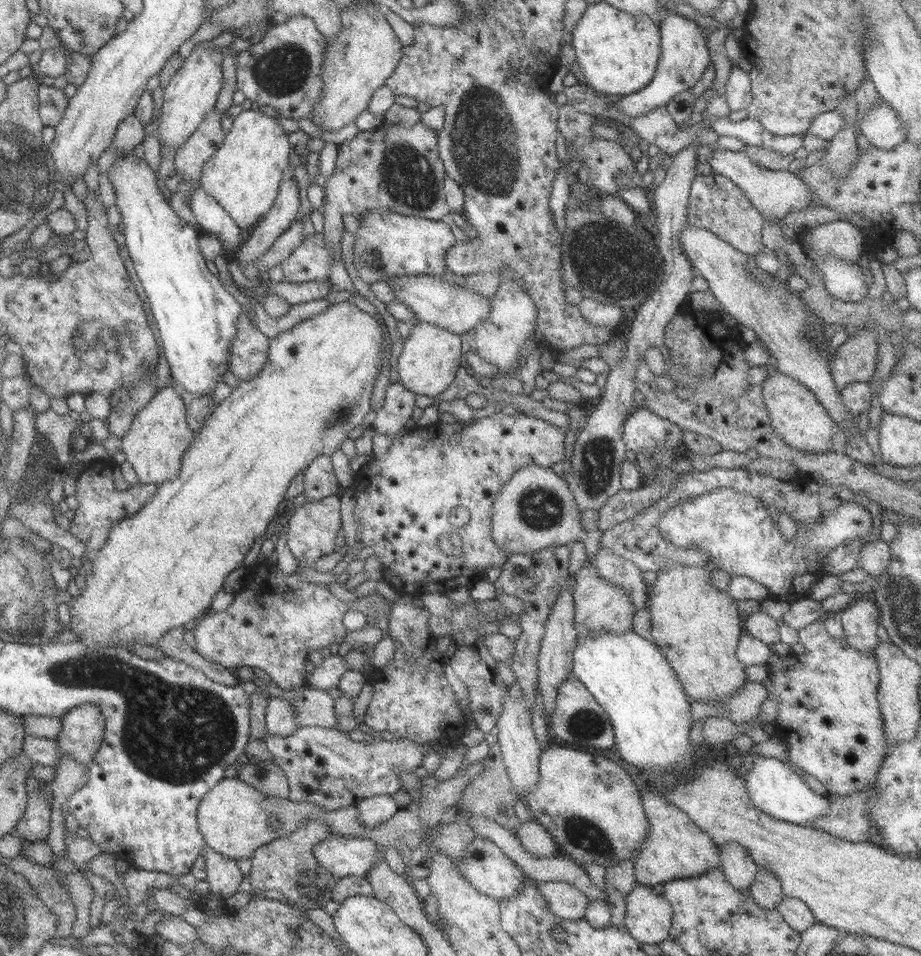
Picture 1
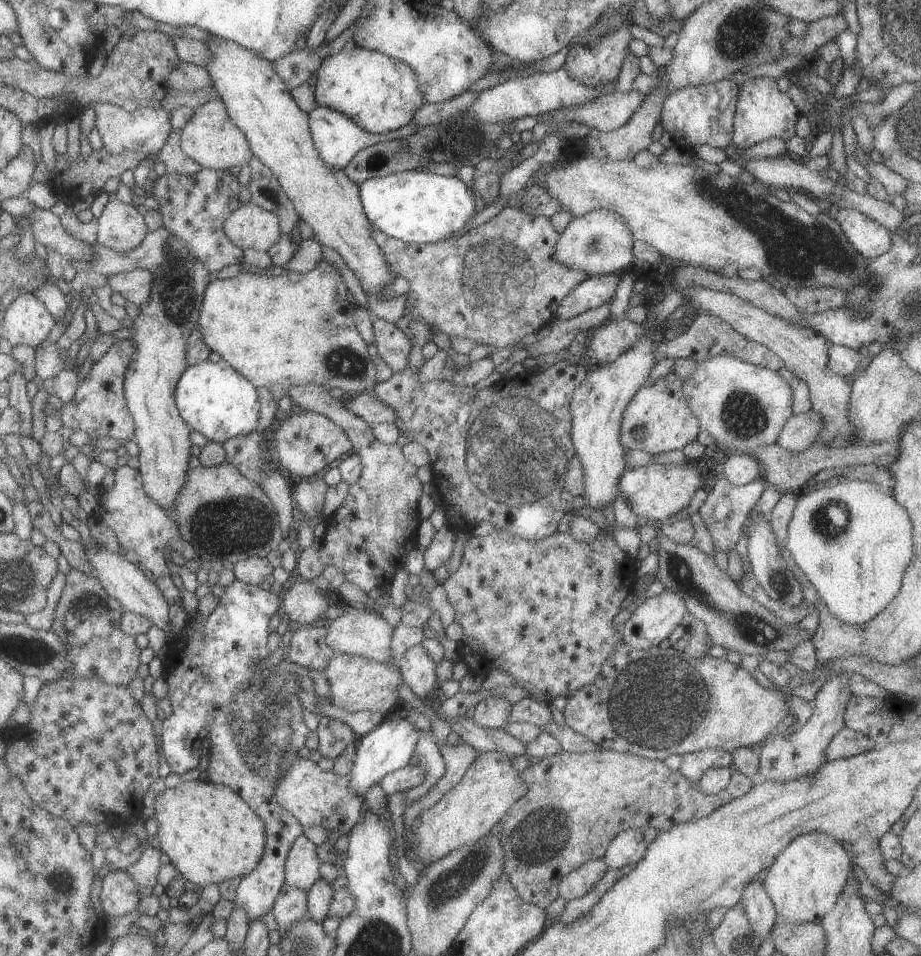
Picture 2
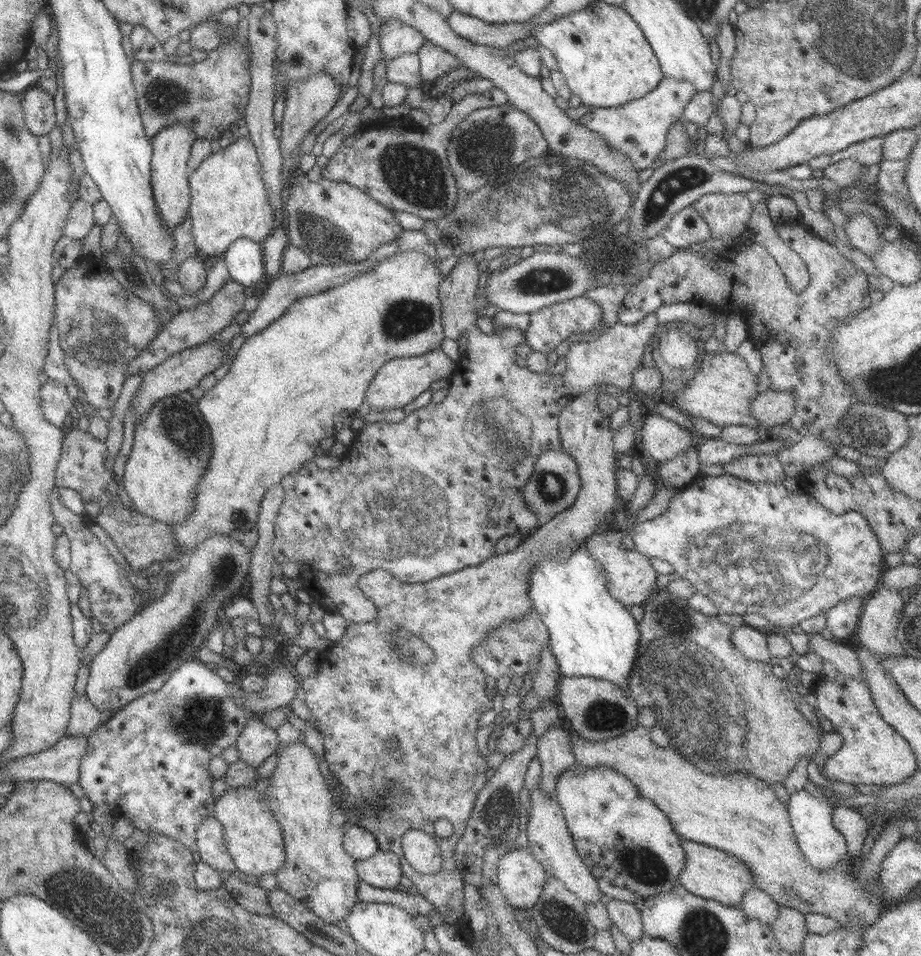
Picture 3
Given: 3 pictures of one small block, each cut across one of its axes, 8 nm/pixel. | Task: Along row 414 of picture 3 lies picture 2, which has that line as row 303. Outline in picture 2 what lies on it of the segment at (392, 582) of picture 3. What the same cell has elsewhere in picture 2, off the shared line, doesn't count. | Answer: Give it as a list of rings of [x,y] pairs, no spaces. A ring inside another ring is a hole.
[[[620,274],[588,277],[578,283],[558,305],[556,319],[568,320],[590,309],[610,303],[620,282]]]

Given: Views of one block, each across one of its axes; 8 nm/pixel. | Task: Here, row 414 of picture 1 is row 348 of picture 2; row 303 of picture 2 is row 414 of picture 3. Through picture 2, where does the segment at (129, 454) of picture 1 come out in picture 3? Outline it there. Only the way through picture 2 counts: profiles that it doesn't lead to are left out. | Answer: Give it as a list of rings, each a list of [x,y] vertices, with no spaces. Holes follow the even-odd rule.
[[[168,396],[137,421],[134,434],[123,482],[132,507],[163,524],[182,525],[195,510],[197,485],[207,474],[212,457],[212,435],[204,415],[182,396]]]

